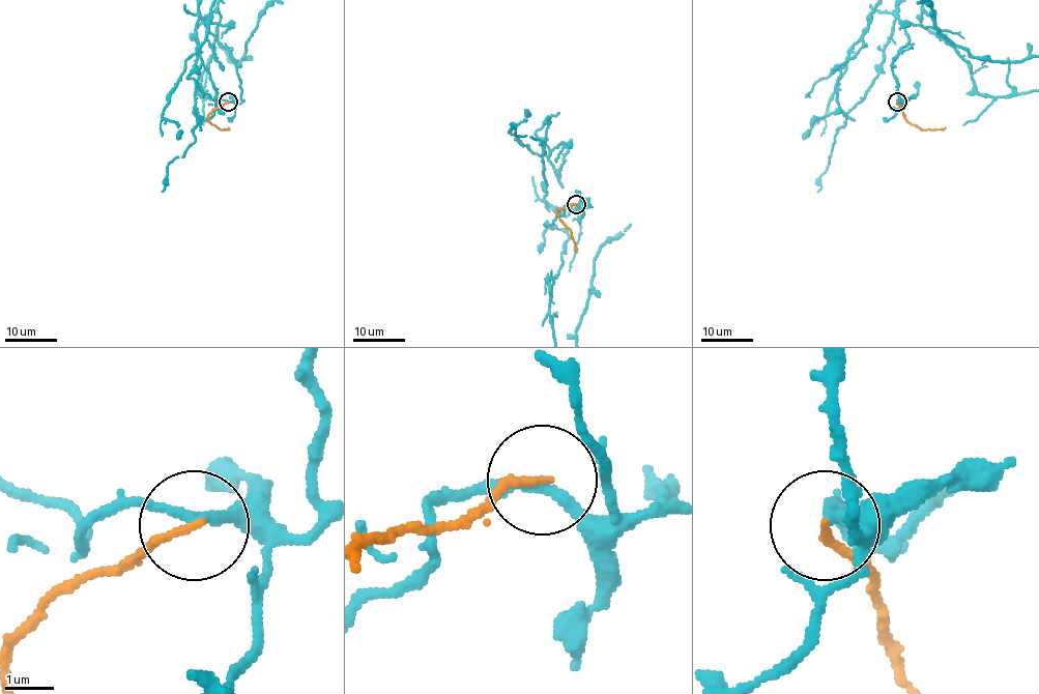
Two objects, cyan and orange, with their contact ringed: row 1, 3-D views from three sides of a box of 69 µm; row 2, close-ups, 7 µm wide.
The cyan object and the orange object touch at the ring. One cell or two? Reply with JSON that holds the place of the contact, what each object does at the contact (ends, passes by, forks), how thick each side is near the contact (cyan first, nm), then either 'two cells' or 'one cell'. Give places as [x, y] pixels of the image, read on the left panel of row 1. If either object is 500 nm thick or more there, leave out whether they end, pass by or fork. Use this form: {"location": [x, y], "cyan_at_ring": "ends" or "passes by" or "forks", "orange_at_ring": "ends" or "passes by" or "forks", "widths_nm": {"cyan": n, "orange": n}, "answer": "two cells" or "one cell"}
{"location": [228, 102], "cyan_at_ring": "passes by", "orange_at_ring": "ends", "widths_nm": {"cyan": 200, "orange": 170}, "answer": "two cells"}

